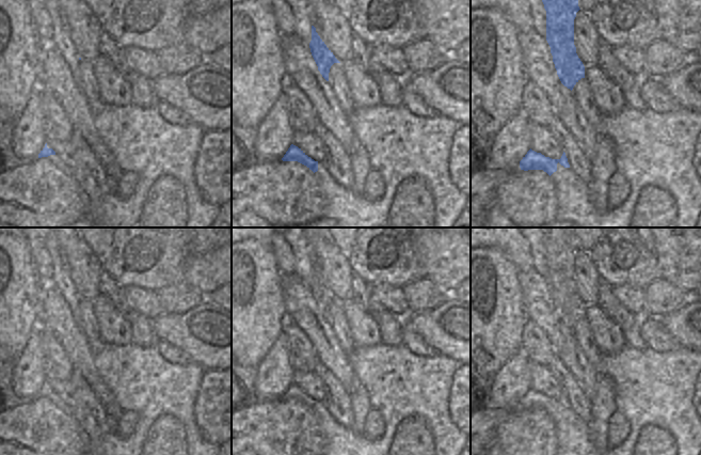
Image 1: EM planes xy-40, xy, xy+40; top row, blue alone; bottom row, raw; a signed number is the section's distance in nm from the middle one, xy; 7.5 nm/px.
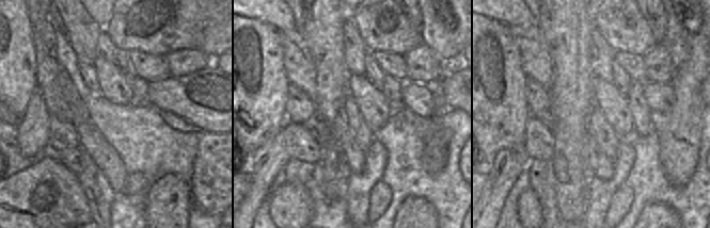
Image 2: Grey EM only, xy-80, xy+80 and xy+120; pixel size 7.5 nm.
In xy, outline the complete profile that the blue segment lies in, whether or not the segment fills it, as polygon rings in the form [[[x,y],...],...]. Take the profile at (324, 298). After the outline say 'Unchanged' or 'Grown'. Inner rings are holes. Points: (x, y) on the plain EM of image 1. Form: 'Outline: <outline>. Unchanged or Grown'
Outline: [[[312,265],[312,280],[309,282],[312,295],[318,305],[318,310],[322,316],[329,320],[330,308],[334,302],[340,302],[333,292],[326,286],[324,281],[316,271],[316,267]]]. Unchanged.

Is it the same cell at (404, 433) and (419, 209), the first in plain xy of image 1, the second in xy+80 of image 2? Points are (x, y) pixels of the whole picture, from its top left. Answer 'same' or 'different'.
same

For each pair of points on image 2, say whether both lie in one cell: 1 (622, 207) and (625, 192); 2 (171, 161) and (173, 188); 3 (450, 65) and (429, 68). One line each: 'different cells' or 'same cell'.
1: same cell
2: different cells
3: different cells

